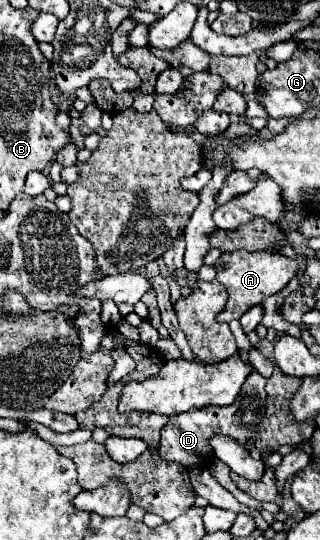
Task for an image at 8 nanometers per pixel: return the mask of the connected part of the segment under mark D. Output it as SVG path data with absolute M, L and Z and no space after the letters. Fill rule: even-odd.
M251 369L239 395L235 397L235 403L225 405L225 407L211 405L205 409L171 415L167 425L161 431L161 457L167 461L181 463L183 467L193 467L193 465L207 467L215 457L211 451L211 445L209 445L209 439L211 439L211 435L215 435L215 431L219 431L223 435L231 435L233 439L239 439L239 443L243 443L249 449L249 441L255 439L259 423L265 415L265 397L267 397L265 381L267 379L257 369Z

